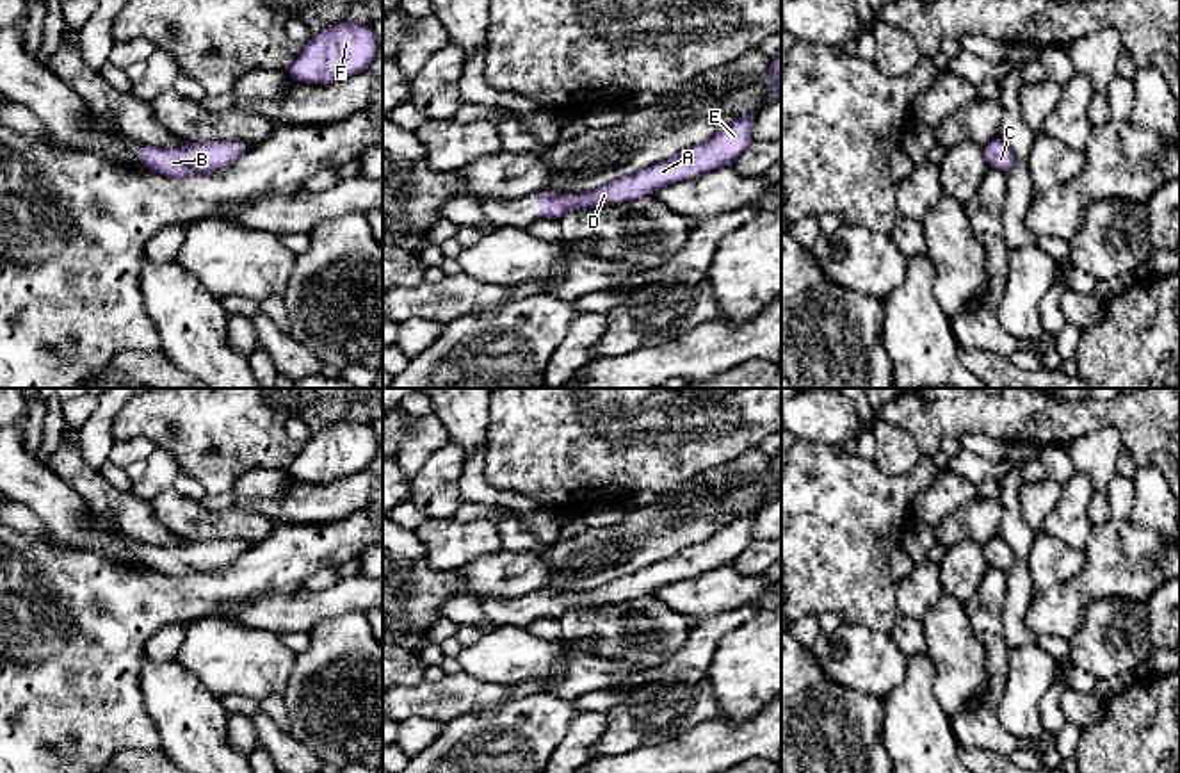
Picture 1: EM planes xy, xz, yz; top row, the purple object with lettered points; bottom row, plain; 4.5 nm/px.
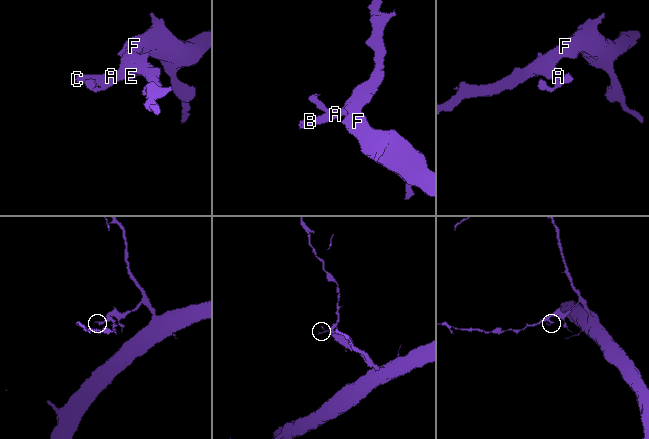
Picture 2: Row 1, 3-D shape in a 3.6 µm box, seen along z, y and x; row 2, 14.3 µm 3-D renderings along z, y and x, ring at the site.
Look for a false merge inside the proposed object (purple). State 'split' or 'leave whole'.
leave whole

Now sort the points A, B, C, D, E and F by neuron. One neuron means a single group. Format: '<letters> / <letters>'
A B C D E F

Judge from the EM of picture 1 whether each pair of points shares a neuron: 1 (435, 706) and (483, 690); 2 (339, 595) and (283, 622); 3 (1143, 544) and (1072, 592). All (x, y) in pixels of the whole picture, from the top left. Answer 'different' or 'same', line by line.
1: same
2: same
3: same

